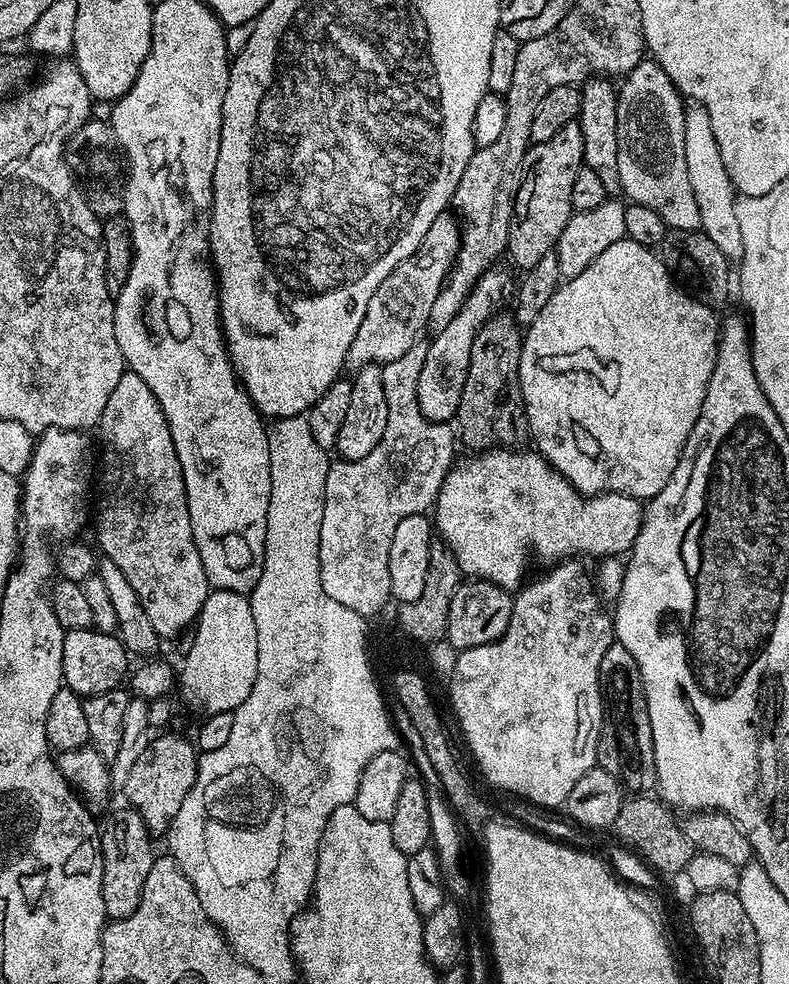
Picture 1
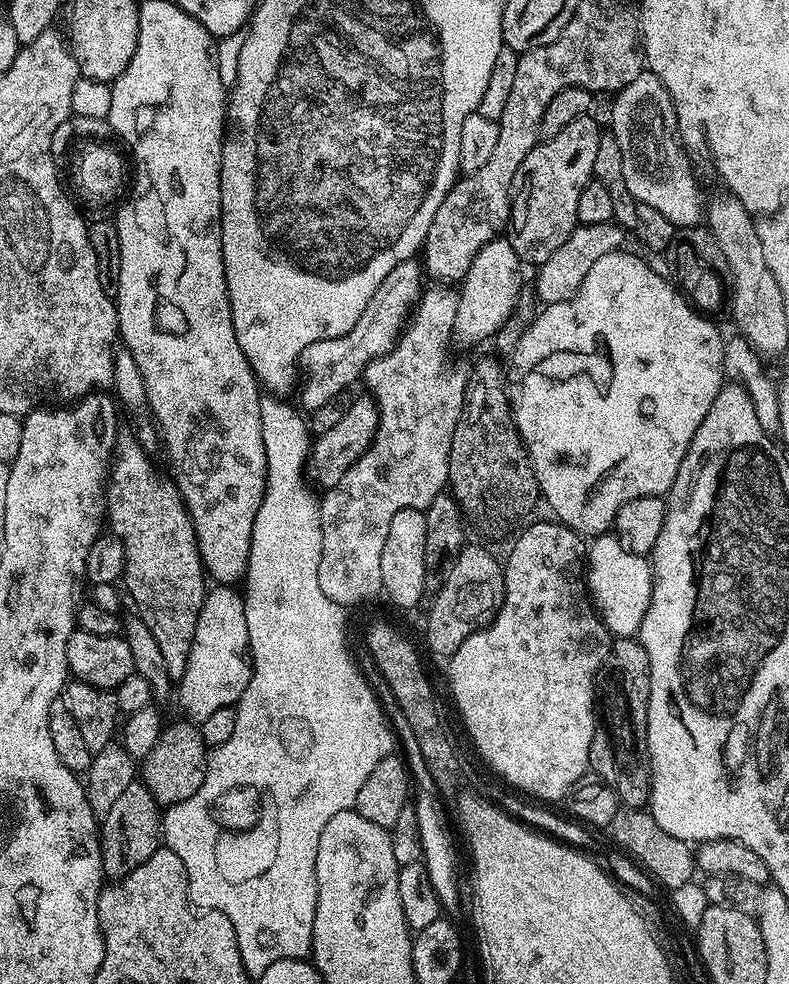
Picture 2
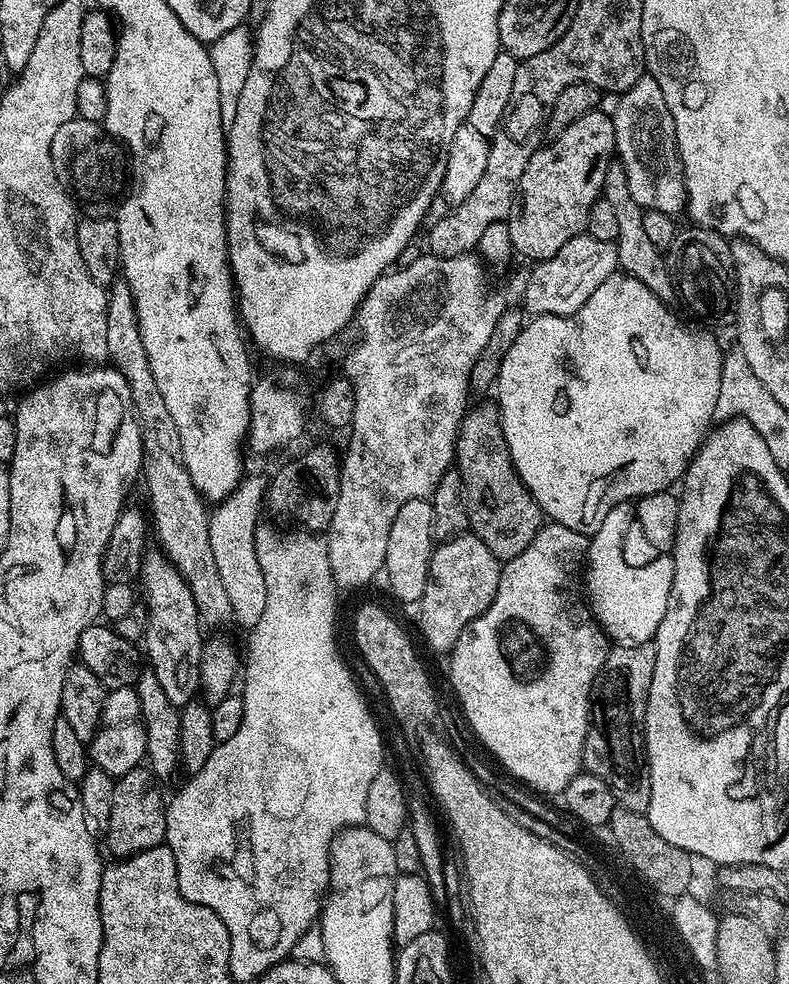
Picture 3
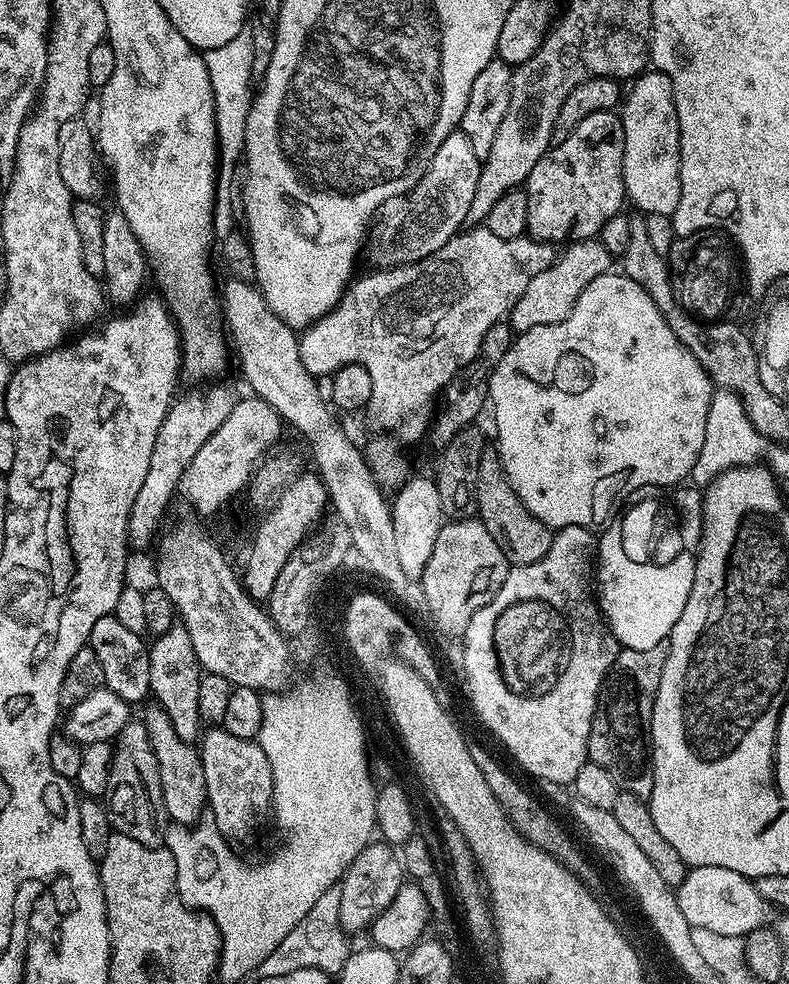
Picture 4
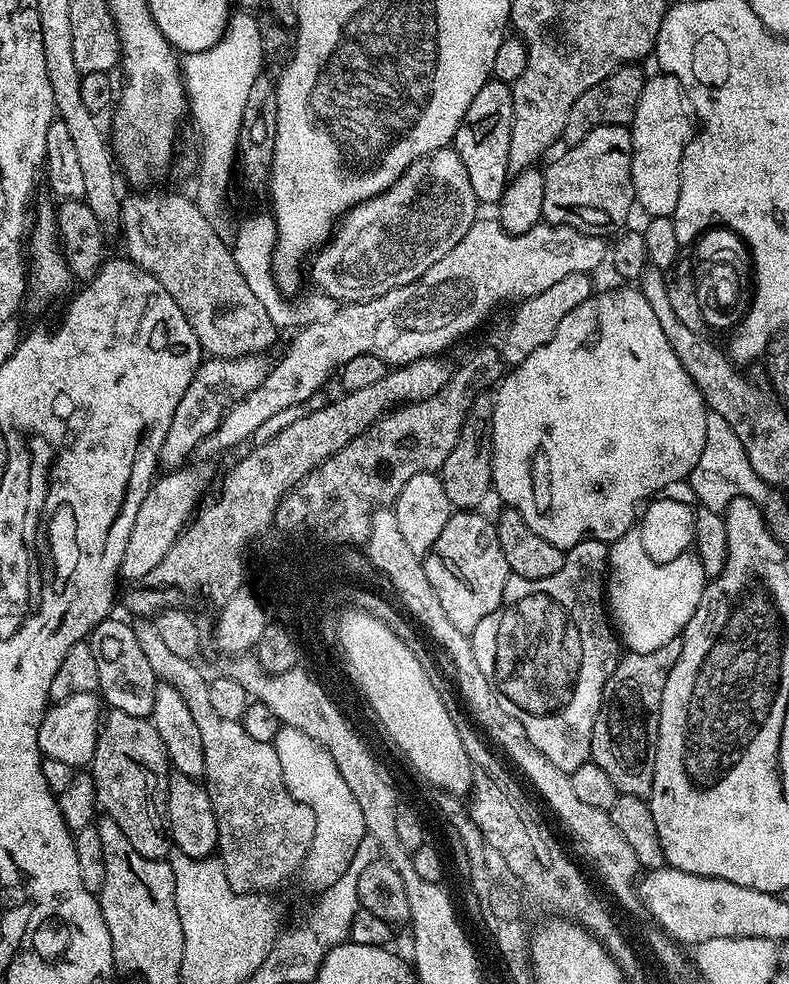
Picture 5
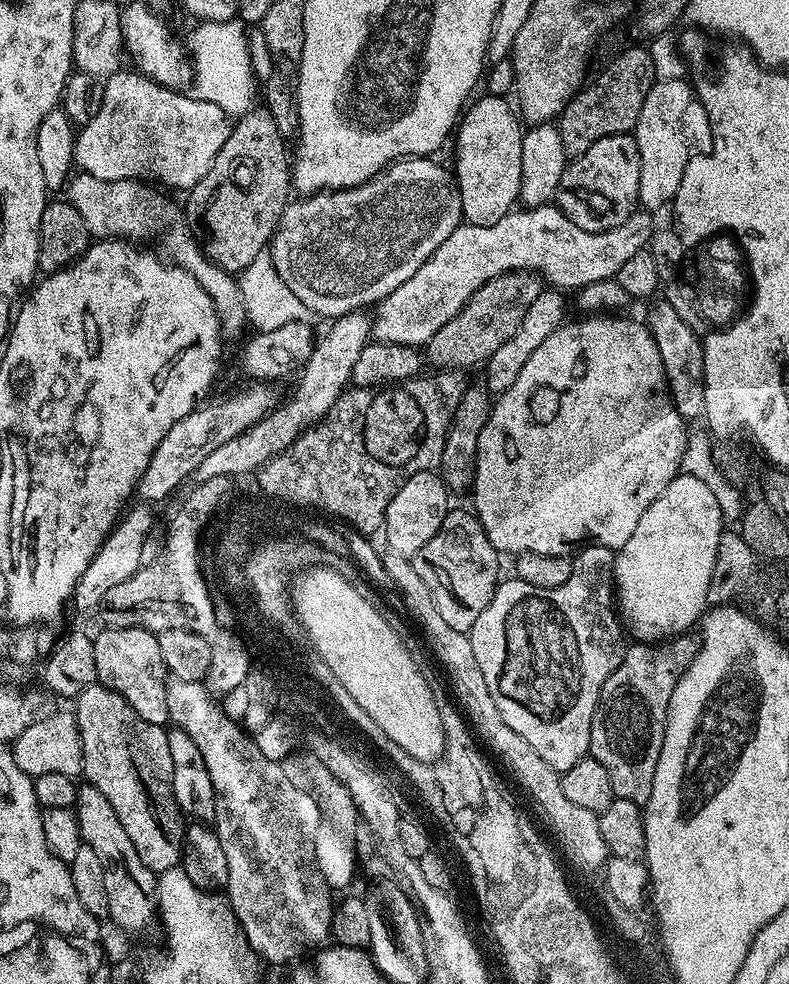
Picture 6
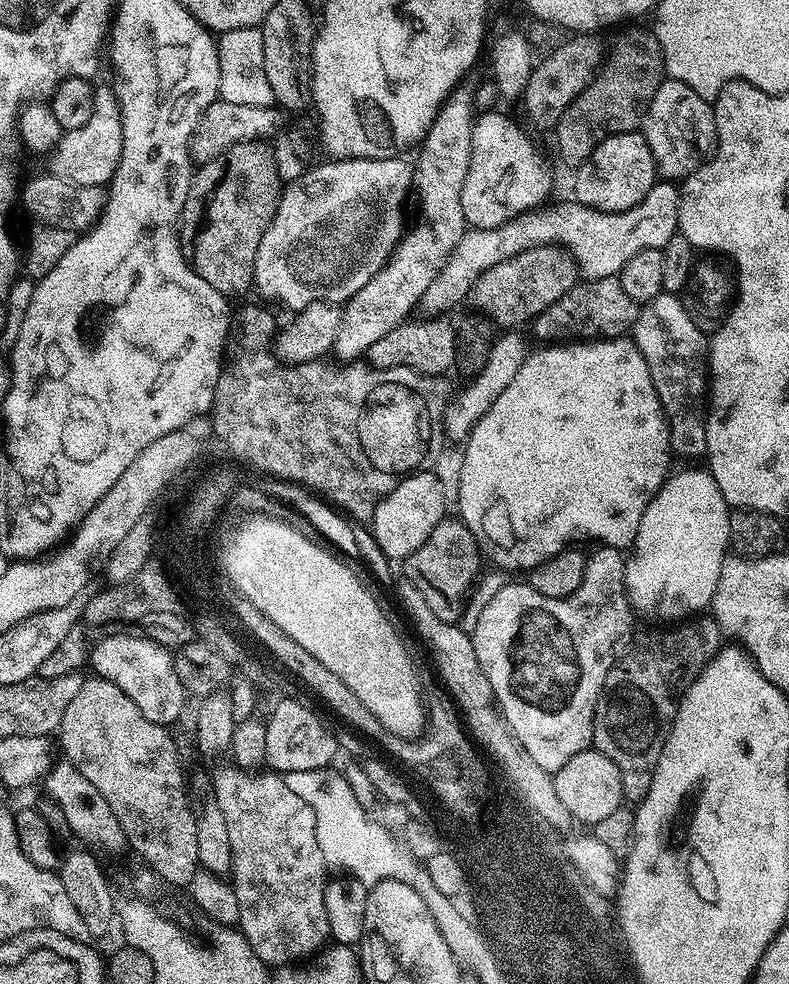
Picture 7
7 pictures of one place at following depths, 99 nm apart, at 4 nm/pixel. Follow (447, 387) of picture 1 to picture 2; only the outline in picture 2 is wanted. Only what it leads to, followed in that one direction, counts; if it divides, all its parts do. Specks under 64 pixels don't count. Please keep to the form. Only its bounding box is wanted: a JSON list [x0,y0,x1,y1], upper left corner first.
[454,238,522,345]

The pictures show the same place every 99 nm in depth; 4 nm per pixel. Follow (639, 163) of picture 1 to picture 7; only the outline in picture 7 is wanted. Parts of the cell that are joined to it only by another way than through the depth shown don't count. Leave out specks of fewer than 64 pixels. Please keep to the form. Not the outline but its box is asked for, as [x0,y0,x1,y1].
[642,78,706,181]

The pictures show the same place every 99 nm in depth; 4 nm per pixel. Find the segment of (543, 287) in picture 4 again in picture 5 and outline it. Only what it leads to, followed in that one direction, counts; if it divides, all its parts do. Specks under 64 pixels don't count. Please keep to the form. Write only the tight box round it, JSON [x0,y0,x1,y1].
[503,272,593,366]

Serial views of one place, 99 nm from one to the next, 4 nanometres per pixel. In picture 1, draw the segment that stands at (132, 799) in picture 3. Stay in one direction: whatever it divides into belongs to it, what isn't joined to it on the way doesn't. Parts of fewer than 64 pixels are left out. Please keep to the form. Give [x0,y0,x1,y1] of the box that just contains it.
[100,806,154,921]

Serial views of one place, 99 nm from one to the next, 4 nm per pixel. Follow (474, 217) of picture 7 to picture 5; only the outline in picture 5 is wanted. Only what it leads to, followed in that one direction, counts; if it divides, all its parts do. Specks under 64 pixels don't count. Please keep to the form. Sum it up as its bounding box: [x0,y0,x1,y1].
[454,78,512,205]

